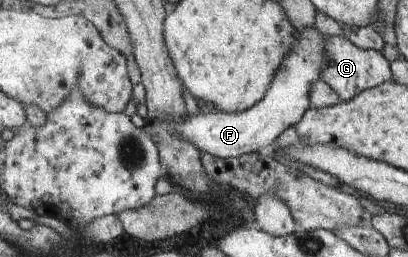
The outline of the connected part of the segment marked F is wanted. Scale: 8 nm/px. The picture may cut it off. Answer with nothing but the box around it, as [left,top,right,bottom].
[175,27,326,158]

